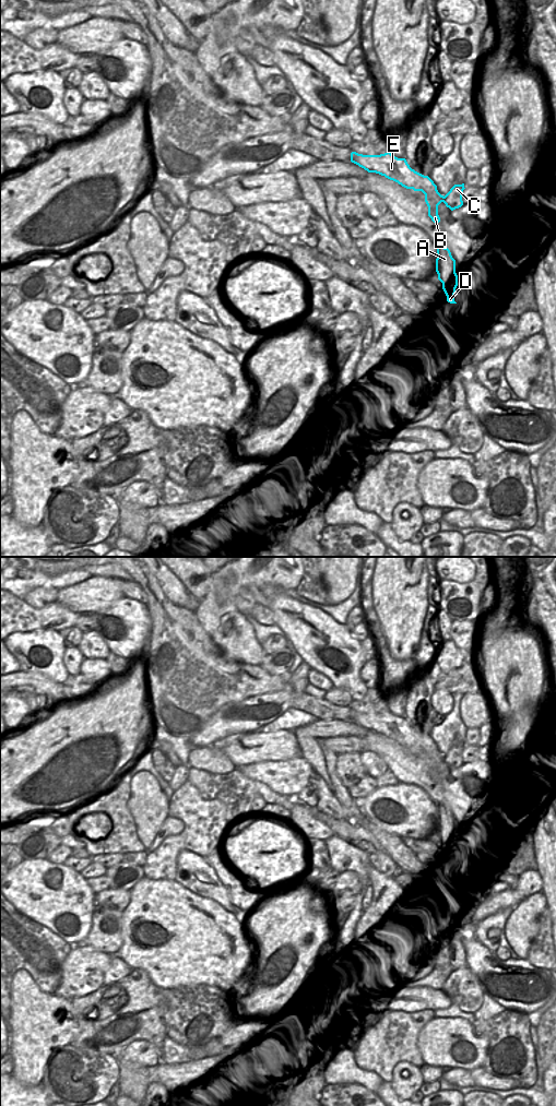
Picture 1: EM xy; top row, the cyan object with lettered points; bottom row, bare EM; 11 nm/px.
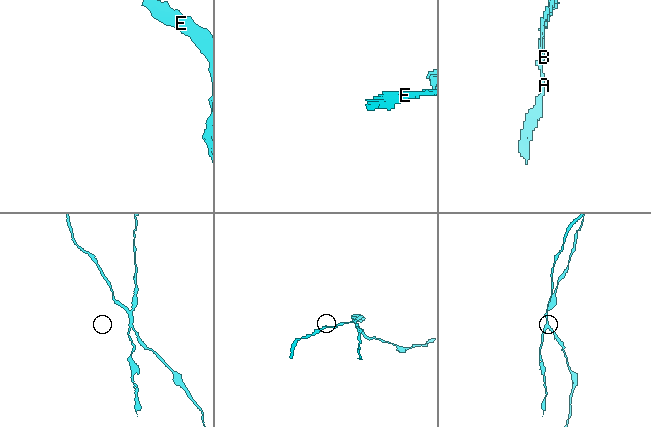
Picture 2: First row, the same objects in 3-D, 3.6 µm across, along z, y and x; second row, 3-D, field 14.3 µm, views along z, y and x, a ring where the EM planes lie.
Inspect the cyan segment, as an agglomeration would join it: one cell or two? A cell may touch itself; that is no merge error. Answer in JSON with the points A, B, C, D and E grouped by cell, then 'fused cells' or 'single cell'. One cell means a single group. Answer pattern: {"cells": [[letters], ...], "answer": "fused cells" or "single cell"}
{"cells": [["A", "B", "D", "E"], ["C"]], "answer": "fused cells"}

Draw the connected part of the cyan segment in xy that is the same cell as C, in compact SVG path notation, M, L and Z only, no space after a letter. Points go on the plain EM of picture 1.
M464 742L462 744L454 744L450 750L445 754L446 757L450 757L454 760L454 766L459 768L463 764L462 760L462 751L464 749Z

